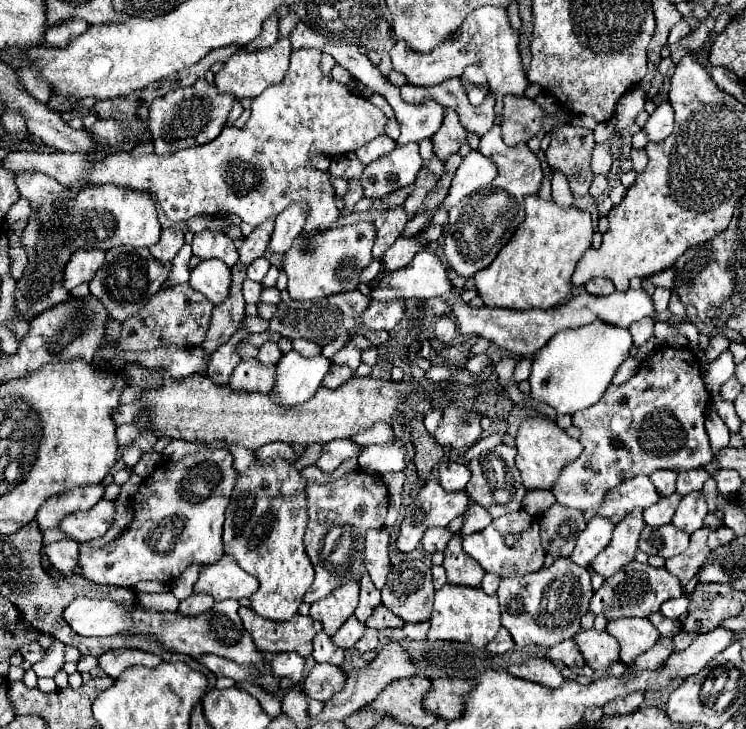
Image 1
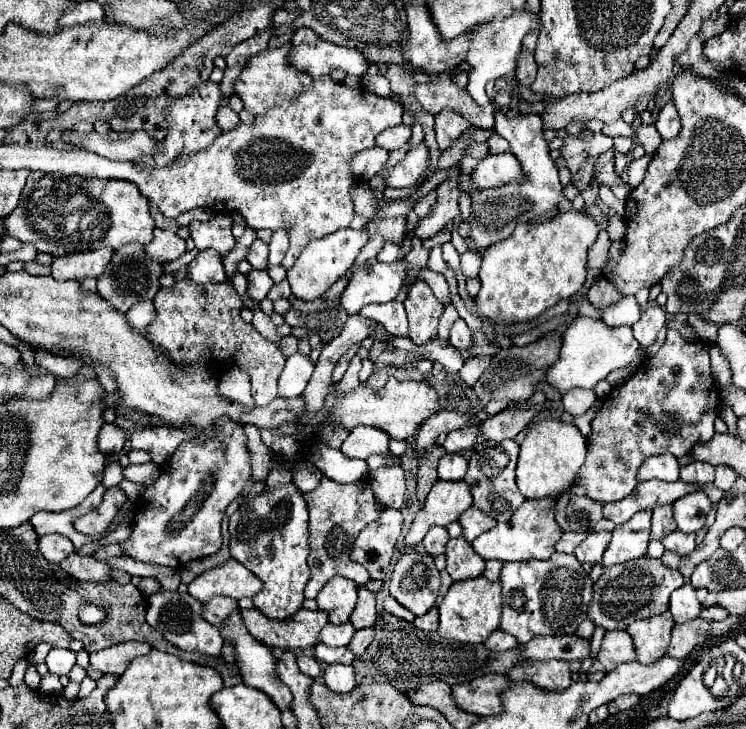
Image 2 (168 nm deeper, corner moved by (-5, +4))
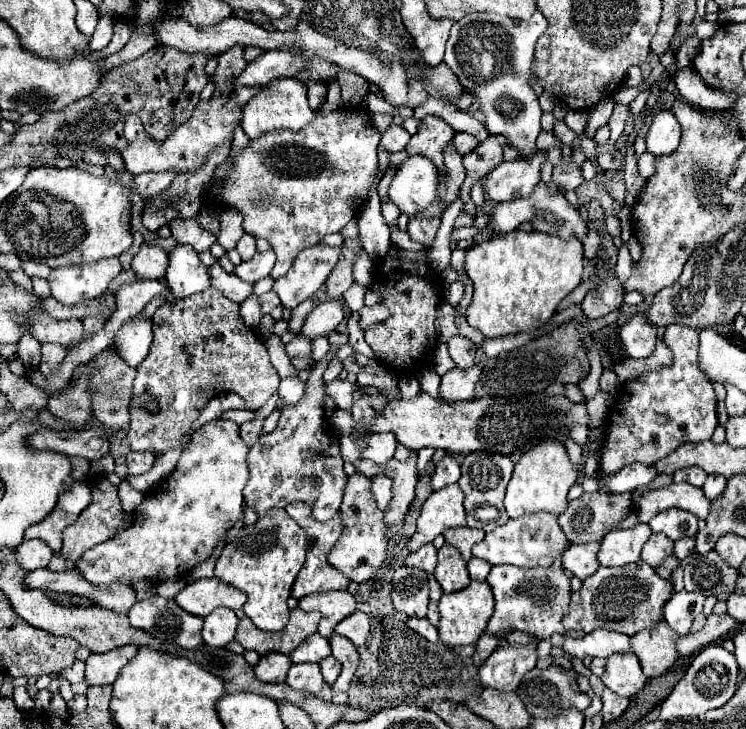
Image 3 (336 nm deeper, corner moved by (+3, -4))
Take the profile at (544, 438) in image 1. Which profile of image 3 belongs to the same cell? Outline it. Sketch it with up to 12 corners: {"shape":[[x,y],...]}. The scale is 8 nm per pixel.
{"shape":[[546,439],[514,465],[506,489],[510,519],[560,515],[574,465]]}

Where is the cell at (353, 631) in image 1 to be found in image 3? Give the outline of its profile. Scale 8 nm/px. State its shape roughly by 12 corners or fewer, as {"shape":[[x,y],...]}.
{"shape":[[314,633],[290,655],[294,663],[318,663],[330,643]]}

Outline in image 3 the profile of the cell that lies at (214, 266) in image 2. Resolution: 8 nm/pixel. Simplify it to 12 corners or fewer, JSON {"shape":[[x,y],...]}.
{"shape":[[190,245],[168,253],[166,281],[178,299],[210,287]]}

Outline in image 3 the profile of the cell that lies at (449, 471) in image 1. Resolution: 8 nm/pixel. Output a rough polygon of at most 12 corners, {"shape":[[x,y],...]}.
{"shape":[[446,455],[436,465],[432,487],[442,489],[460,479],[460,465]]}

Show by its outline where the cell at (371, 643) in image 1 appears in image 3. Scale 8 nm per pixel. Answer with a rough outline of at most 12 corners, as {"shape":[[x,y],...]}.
{"shape":[[330,637],[342,673],[332,691],[348,691],[358,667],[358,651],[346,637]]}

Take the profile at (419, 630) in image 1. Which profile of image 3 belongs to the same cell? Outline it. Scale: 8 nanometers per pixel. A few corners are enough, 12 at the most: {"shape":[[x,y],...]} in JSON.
{"shape":[[408,619],[412,631],[424,639],[438,641],[438,631],[424,619]]}

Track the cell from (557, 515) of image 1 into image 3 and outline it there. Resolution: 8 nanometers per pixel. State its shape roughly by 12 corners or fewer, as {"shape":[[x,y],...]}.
{"shape":[[582,493],[558,521],[570,543],[600,541],[632,493]]}

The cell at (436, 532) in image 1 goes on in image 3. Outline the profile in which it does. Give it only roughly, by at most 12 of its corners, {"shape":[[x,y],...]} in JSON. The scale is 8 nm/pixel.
{"shape":[[422,545],[406,557],[406,565],[432,573],[436,547]]}

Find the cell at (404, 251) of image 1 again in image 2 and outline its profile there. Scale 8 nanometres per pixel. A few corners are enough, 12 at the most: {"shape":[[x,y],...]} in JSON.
{"shape":[[458,167],[438,187],[438,203],[410,233],[432,239],[458,215]]}

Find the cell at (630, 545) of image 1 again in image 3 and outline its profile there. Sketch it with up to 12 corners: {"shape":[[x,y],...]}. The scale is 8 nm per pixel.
{"shape":[[646,523],[606,533],[600,565],[638,561],[652,529]]}

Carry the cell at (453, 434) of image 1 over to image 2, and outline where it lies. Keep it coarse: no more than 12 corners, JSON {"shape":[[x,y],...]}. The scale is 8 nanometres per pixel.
{"shape":[[474,427],[448,433],[442,447],[446,453],[472,449],[478,437]]}

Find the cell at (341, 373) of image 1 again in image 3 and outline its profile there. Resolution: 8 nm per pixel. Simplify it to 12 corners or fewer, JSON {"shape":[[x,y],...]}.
{"shape":[[334,357],[324,371],[324,381],[334,381],[342,371],[342,361]]}

